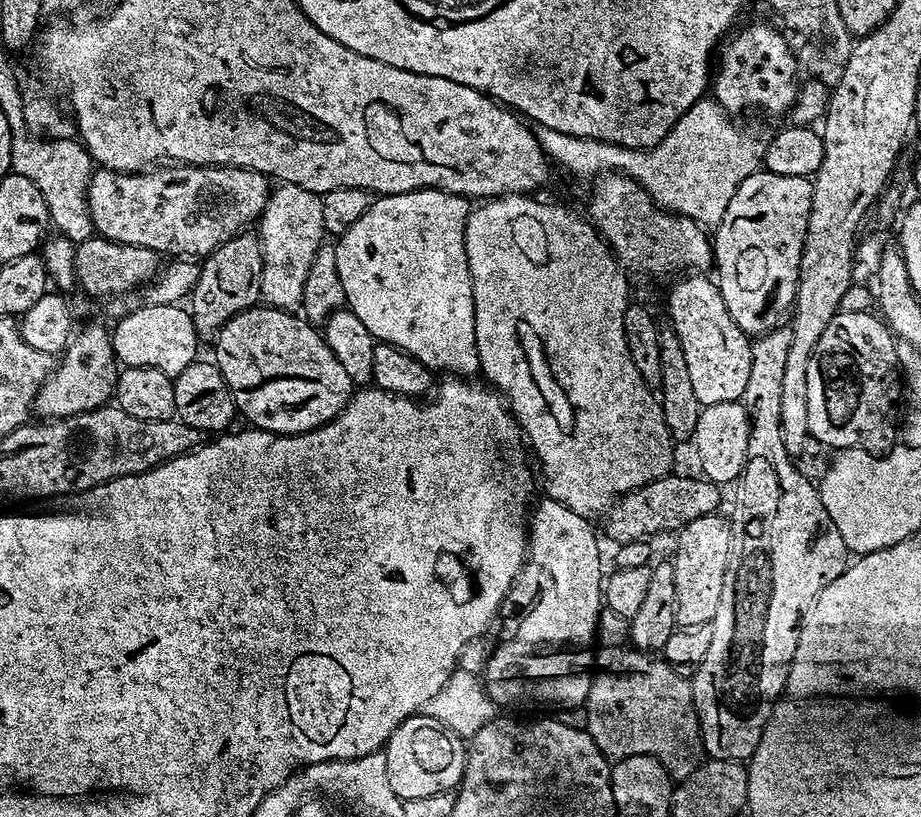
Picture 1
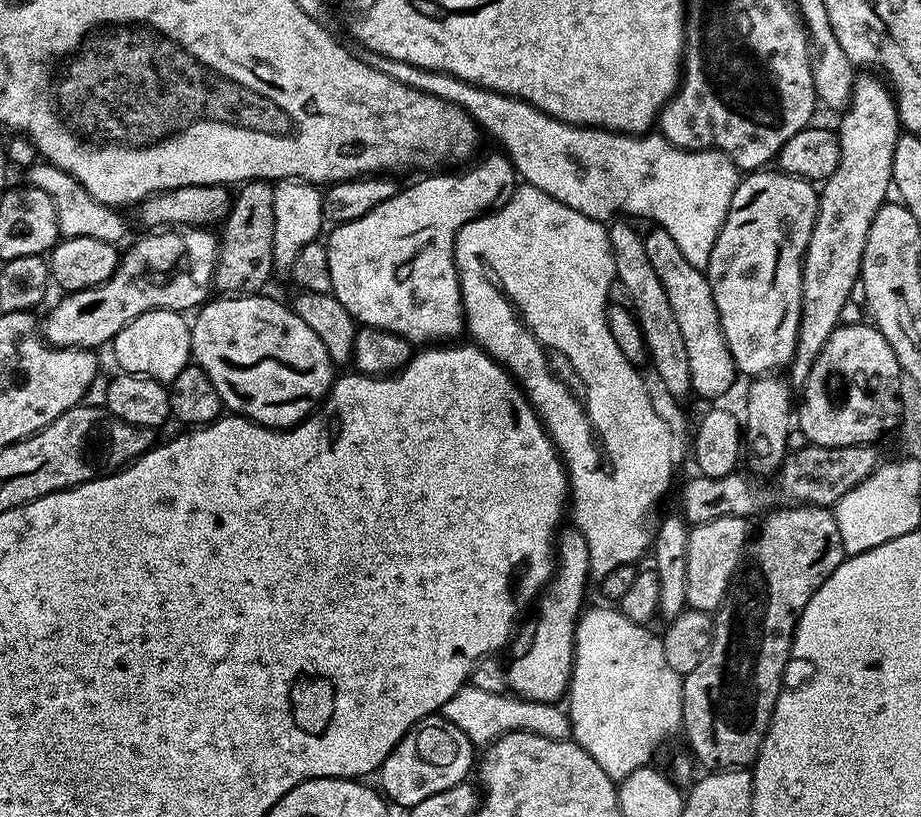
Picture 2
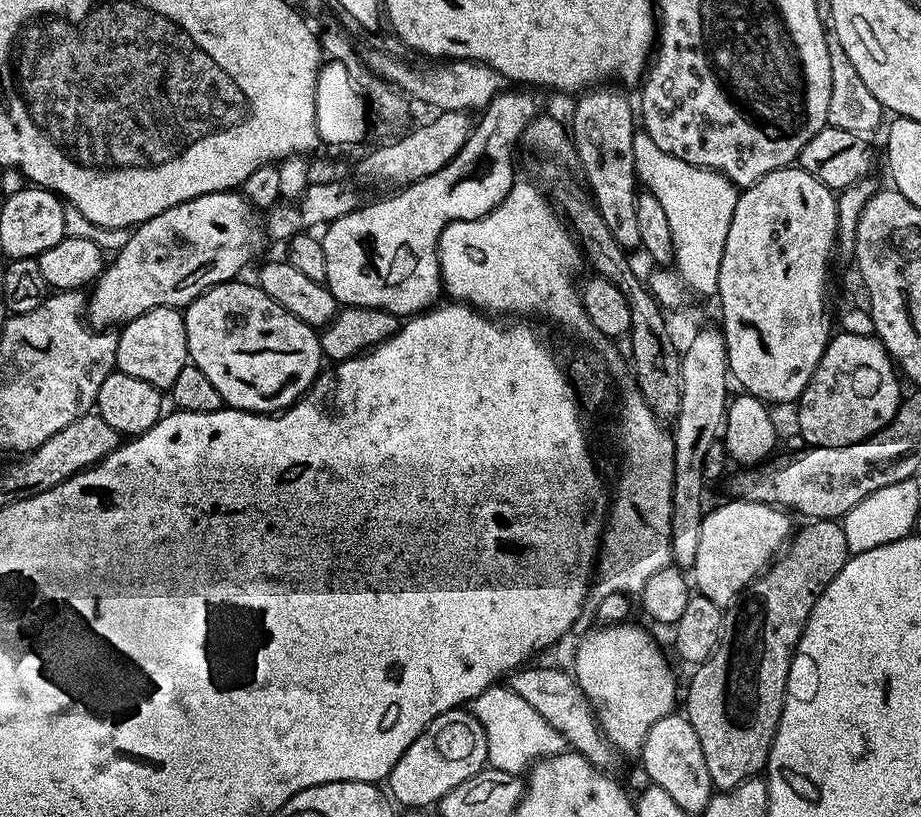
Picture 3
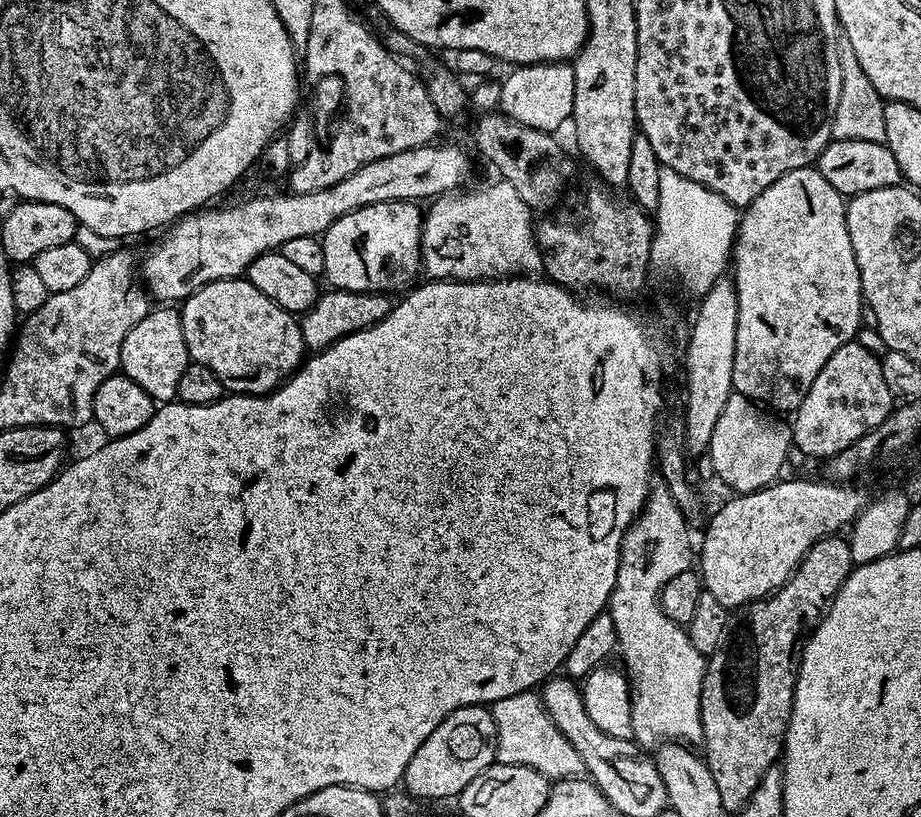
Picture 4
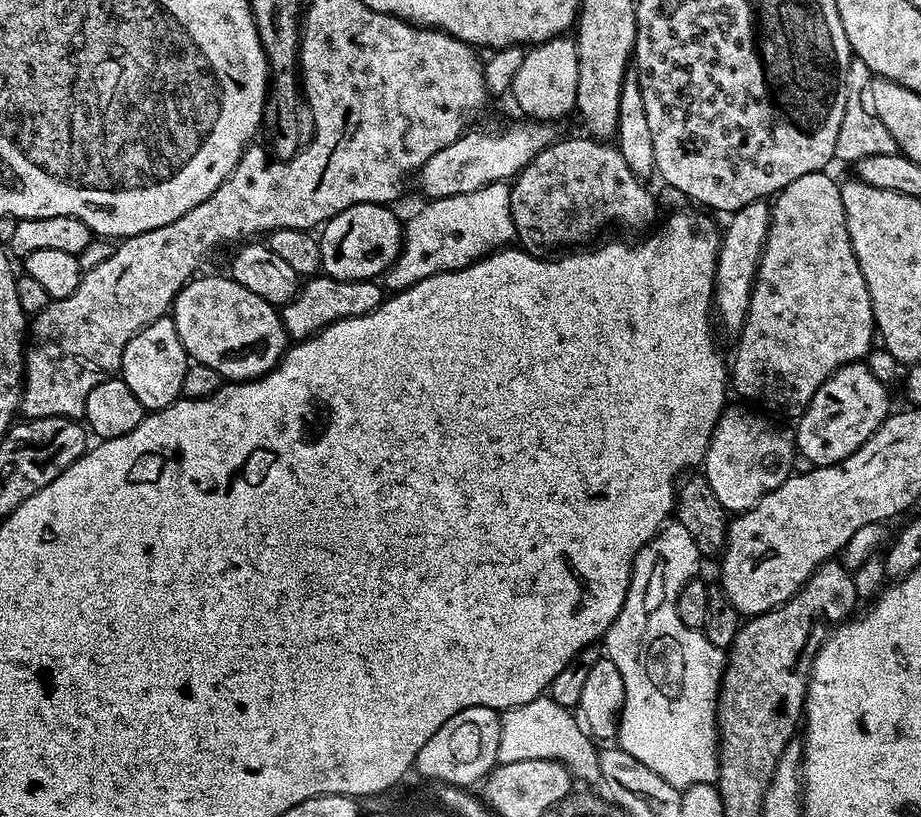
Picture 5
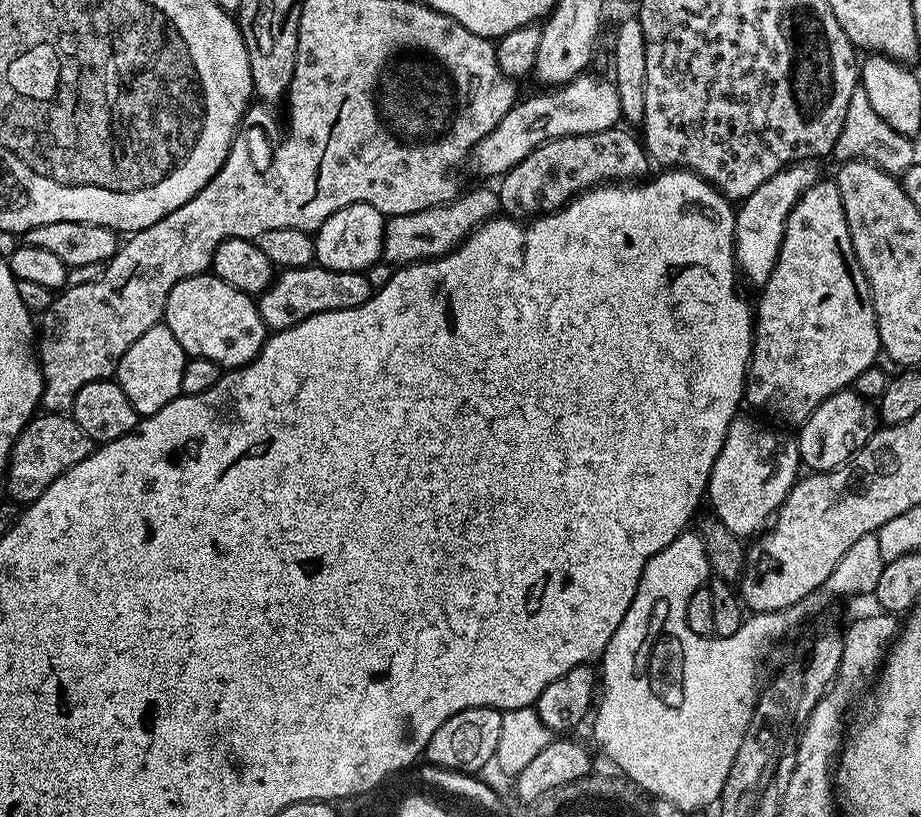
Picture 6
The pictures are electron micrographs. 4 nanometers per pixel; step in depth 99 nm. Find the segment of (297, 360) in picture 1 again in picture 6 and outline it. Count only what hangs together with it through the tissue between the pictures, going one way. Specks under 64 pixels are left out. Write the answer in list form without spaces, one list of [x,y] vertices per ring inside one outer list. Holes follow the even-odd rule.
[[[214,274],[191,276],[178,282],[170,290],[170,298],[166,298],[162,323],[178,338],[178,346],[189,357],[210,358],[210,362],[218,362],[224,370],[242,368],[251,362],[266,339],[257,301]]]

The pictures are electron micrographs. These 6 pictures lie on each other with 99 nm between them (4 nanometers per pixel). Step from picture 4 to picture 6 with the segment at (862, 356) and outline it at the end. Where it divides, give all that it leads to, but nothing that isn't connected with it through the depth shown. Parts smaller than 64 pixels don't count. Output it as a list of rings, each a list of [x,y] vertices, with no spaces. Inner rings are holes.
[[[855,390],[836,392],[828,396],[798,428],[800,463],[812,472],[832,472],[844,467],[878,427],[877,409],[873,401]]]

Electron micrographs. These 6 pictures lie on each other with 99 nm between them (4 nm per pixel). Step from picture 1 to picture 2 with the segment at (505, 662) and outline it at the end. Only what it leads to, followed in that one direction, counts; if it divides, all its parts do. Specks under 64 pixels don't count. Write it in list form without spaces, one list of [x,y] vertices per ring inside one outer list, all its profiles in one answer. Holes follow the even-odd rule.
[[[575,526],[566,528],[559,533],[558,543],[554,548],[558,557],[554,564],[554,575],[538,600],[540,617],[536,620],[532,641],[529,642],[528,649],[513,664],[507,665],[507,687],[522,700],[556,704],[559,696],[563,697],[569,691],[576,624],[586,604],[584,587],[587,586],[588,580],[590,581],[590,550],[579,528]]]

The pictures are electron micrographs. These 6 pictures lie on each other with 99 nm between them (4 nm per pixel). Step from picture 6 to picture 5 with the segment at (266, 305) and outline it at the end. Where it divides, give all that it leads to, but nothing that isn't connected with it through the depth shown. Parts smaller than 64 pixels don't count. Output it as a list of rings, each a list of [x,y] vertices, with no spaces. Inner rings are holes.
[[[317,274],[307,277],[294,298],[283,304],[280,321],[284,323],[286,334],[293,341],[309,340],[334,322],[370,314],[385,299],[385,289],[376,280],[339,280],[333,276]]]

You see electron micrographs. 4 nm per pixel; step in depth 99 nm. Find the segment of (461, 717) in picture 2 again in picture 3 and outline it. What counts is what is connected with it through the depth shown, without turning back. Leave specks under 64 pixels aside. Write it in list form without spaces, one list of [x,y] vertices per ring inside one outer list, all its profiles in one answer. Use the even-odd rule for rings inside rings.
[[[507,686],[488,688],[470,701],[470,711],[473,718],[484,727],[488,751],[487,767],[520,774],[543,759],[540,752],[544,752],[546,718],[542,718],[542,714],[538,714],[538,710],[530,706],[530,702],[518,698],[514,690]]]

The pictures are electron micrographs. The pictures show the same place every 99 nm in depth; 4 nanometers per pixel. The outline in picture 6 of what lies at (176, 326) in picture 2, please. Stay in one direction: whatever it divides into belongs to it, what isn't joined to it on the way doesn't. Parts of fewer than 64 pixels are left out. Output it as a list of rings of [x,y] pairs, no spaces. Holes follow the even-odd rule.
[[[162,322],[150,326],[150,330],[146,330],[146,334],[142,334],[126,354],[122,354],[114,379],[126,398],[130,398],[130,406],[134,406],[137,417],[153,416],[175,396],[181,395],[182,370],[188,359],[182,346],[178,346],[178,338],[174,338]]]

